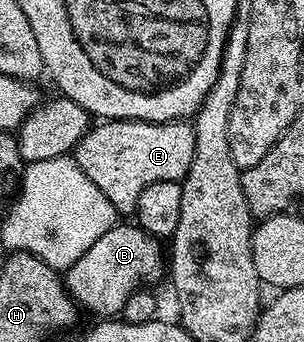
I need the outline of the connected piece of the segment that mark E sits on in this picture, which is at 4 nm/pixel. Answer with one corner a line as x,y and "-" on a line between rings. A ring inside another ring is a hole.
103,120
92,125
87,135
75,145
73,157
75,162
109,196
109,204
113,204
116,215
134,215
135,205
149,184
157,184
161,180
182,183
189,172
189,164
193,164
193,148
195,147
195,127
190,121
178,122
129,122
126,120

